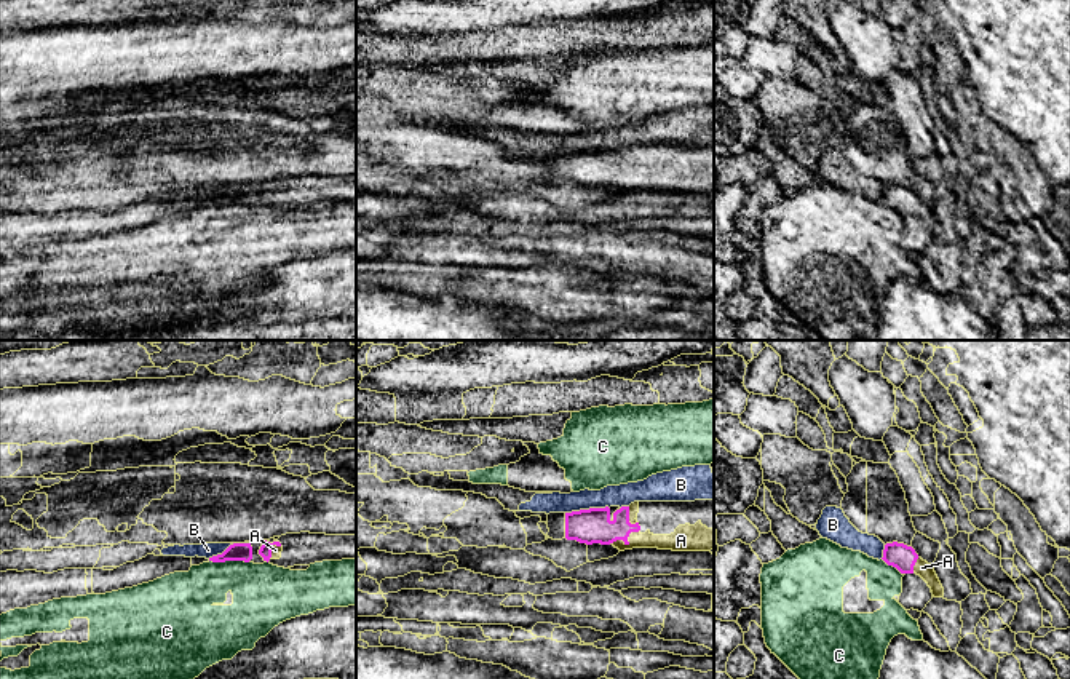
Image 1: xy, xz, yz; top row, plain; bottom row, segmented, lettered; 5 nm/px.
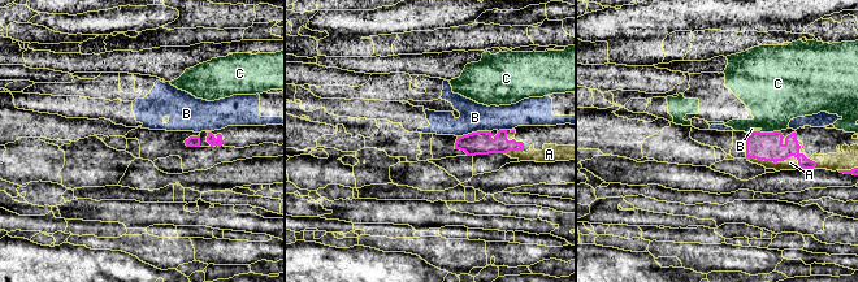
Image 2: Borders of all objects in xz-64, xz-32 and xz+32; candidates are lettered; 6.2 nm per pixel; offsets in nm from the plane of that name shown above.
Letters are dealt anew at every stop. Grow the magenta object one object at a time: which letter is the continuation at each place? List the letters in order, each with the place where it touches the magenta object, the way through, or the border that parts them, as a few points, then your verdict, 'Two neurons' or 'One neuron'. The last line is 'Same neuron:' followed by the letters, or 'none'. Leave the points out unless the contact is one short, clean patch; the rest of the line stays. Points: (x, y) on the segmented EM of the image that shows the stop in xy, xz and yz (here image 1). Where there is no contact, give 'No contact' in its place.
A: Touches magenta at xz (626, 540). One neuron
B: Touches magenta at xz (586, 510). Boundary: xz (609, 507), (590, 507), (566, 513). Two neurons
C: Touches magenta at xy (229, 559). Boundary: xy (210, 559), (248, 563). Two neurons
Same neuron: A

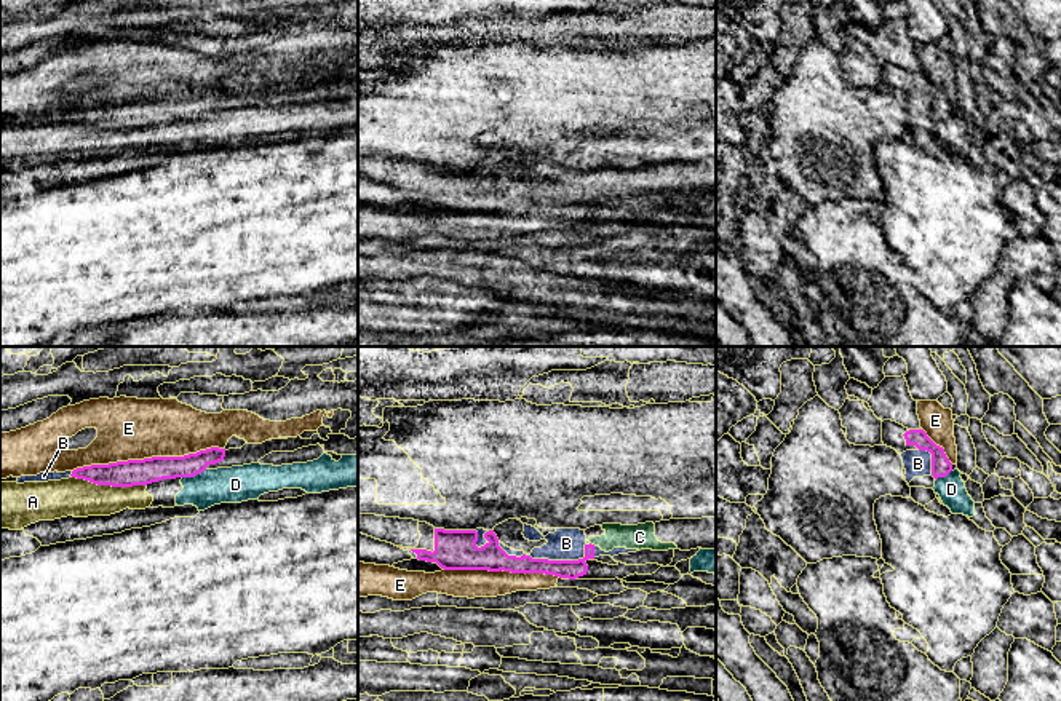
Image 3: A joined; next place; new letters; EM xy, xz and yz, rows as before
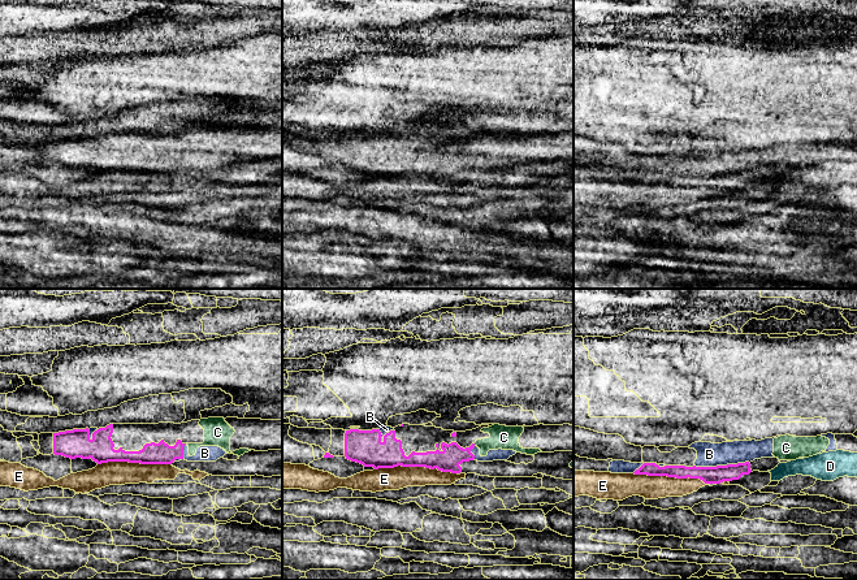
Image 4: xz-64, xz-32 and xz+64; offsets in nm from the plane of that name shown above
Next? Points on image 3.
A: Touches magenta at xy (109, 484). Boundary: xy (72, 476), (96, 484), (146, 486). Two neurons
B: Touches magenta at xz (540, 559). One neuron
C: Touches magenta at xz (593, 545). One neuron
D: Touches magenta at xy (194, 475). Boundary: xy (205, 468), (182, 478). Two neurons
E: Touches magenta at xy (147, 459). Two neurons
Same neuron: B, C

